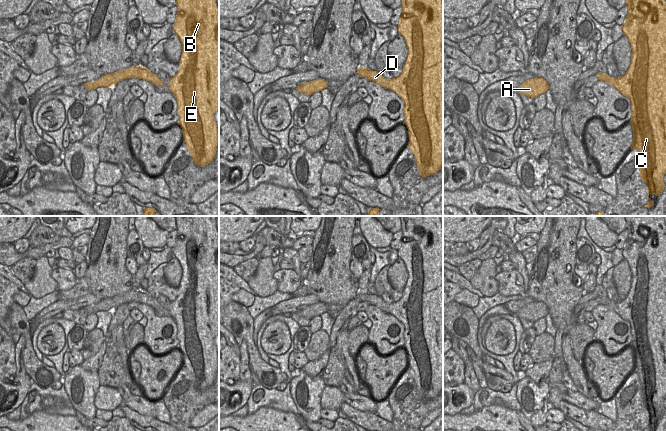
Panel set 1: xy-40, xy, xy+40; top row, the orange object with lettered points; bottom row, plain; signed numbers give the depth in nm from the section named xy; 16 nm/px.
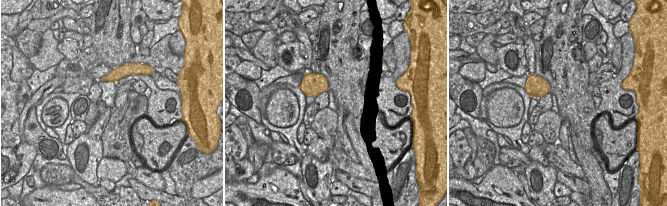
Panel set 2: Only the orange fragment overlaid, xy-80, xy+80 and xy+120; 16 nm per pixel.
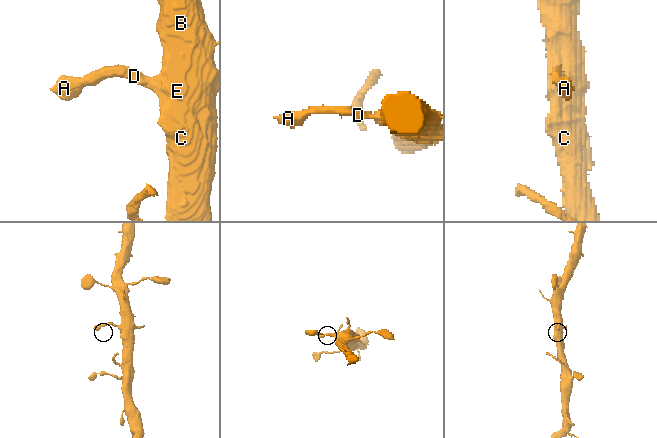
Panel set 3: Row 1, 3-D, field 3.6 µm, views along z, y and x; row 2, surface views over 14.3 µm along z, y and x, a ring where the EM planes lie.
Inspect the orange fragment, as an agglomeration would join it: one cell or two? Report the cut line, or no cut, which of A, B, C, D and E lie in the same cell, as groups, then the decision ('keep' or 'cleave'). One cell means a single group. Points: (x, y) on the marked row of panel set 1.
no cut | A B C D E | keep

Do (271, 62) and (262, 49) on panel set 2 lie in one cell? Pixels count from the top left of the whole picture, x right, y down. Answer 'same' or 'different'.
same

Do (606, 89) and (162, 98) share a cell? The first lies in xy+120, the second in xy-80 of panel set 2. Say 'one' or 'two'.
one

